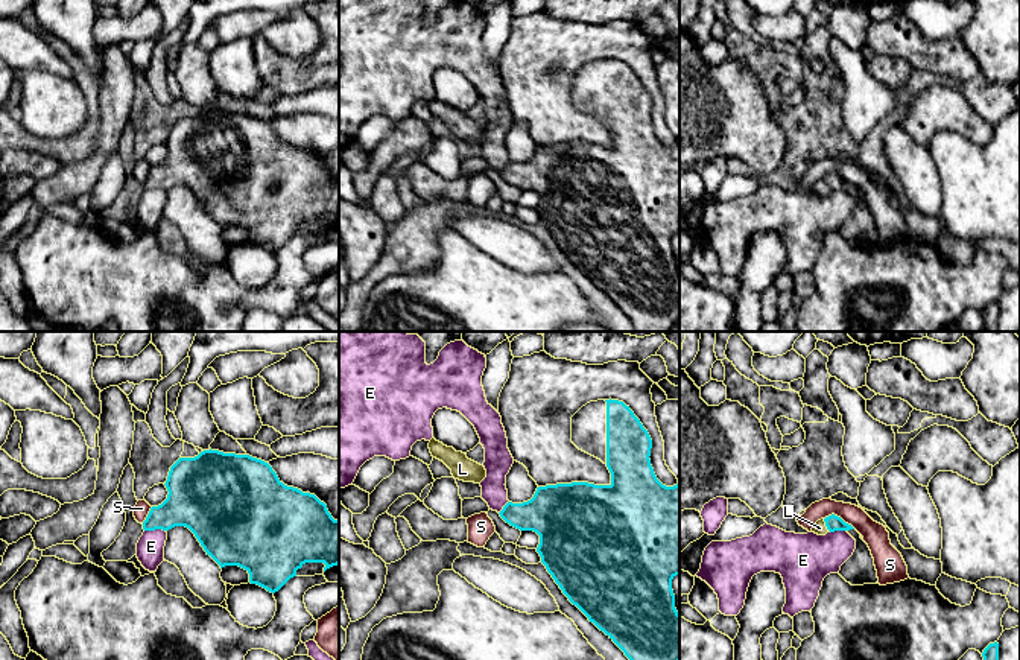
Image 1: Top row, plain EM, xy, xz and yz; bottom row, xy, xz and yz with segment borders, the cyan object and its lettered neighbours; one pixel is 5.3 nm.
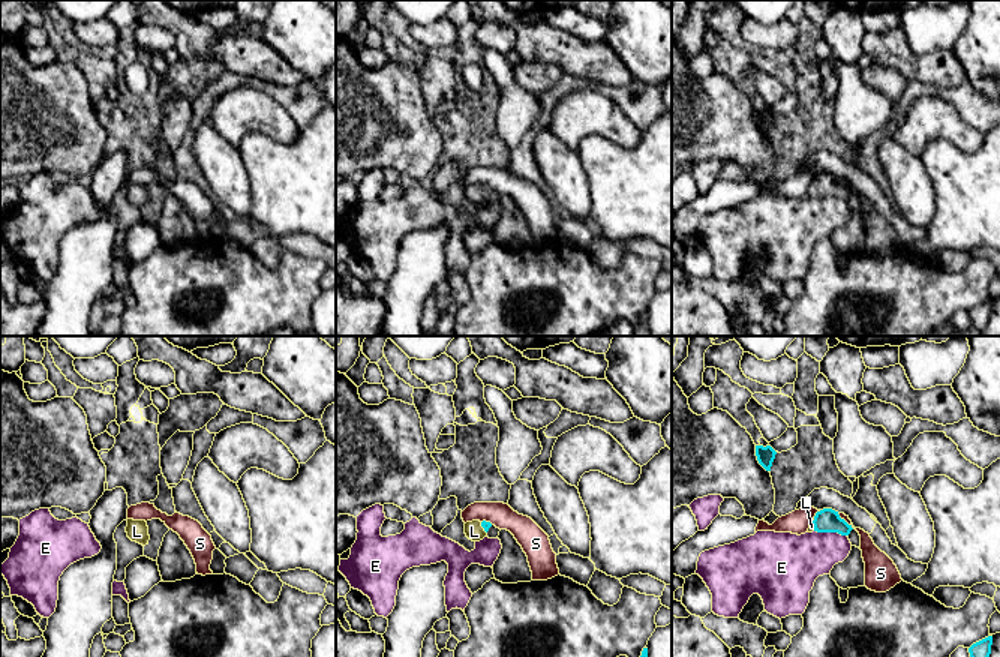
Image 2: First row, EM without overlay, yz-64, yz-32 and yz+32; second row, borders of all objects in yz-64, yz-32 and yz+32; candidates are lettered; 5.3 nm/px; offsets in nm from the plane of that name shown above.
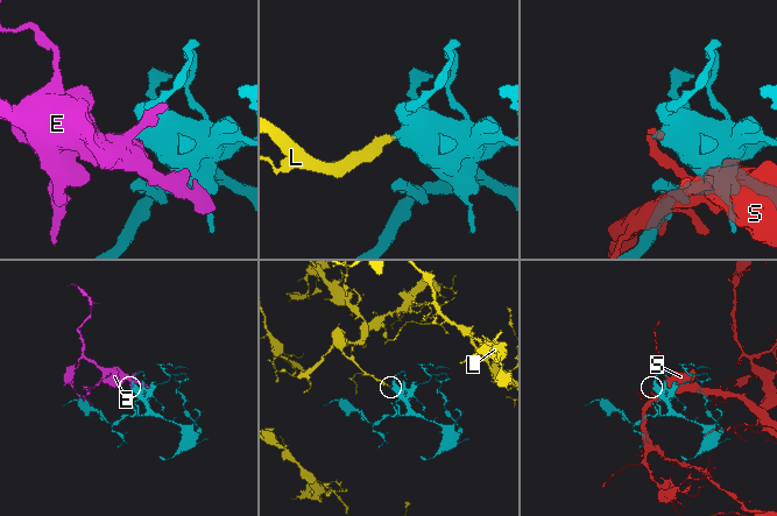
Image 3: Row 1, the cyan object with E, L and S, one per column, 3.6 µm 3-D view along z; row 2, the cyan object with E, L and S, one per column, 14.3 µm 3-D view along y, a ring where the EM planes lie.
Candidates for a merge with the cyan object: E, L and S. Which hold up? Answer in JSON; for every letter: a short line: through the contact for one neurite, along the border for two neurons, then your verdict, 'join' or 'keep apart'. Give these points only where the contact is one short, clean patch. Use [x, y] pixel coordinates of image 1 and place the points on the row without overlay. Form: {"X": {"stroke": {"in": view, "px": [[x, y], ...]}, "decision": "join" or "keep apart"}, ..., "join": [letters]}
{"E": {"decision": "keep apart"}, "L": {"stroke": {"in": "yz", "px": [[833, 183], [826, 184], [820, 187]]}, "decision": "join"}, "S": {"decision": "keep apart"}, "join": ["L"]}

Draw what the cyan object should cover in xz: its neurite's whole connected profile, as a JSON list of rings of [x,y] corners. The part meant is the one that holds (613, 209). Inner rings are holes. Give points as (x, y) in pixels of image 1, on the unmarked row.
[[[610,58],[590,61],[582,65],[572,76],[572,102],[579,109],[600,119],[608,126],[611,132],[610,144],[572,141],[538,146],[531,160],[523,163],[508,161],[499,173],[511,186],[520,190],[534,190],[540,195],[537,211],[540,213],[541,222],[546,225],[547,231],[552,234],[569,260],[625,312],[635,332],[669,332],[679,322],[679,272],[675,268],[675,254],[672,249],[672,239],[679,234],[679,140],[673,146],[666,146],[657,138],[649,119],[652,99],[640,79],[623,61]]]

